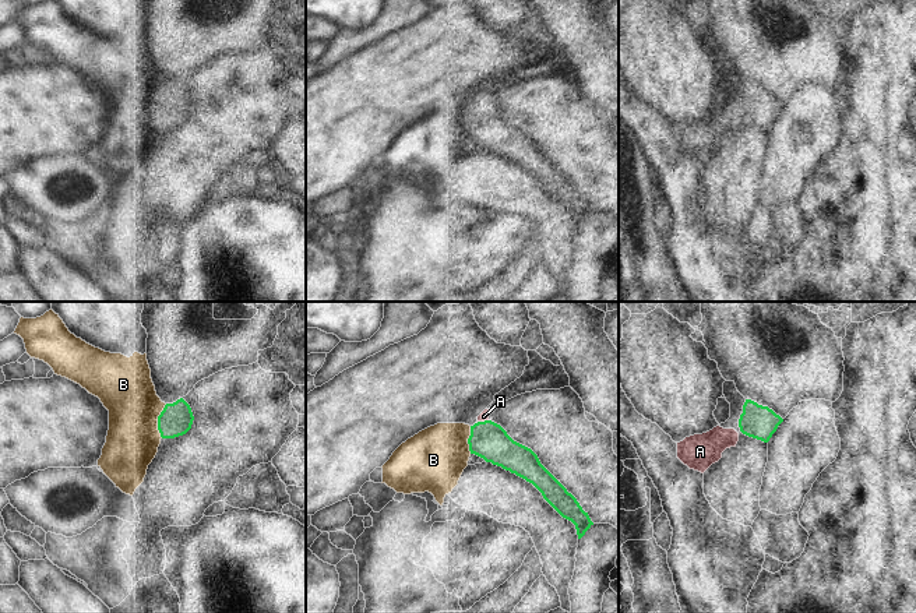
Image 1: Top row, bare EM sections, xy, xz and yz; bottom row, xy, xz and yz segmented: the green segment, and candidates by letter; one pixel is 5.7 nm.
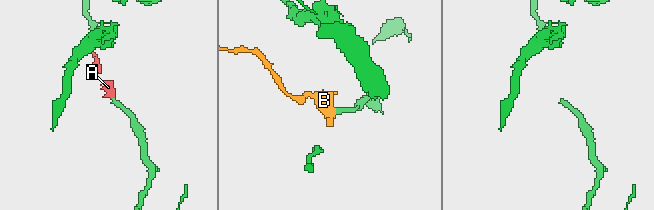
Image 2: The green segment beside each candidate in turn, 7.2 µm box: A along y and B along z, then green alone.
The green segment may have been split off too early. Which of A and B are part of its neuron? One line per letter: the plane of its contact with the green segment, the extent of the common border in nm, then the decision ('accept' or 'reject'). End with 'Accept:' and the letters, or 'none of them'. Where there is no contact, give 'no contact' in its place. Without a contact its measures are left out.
A: contact in xz; length 70 nm; accept
B: contact in xy; length 200 nm; reject
Accept: A

